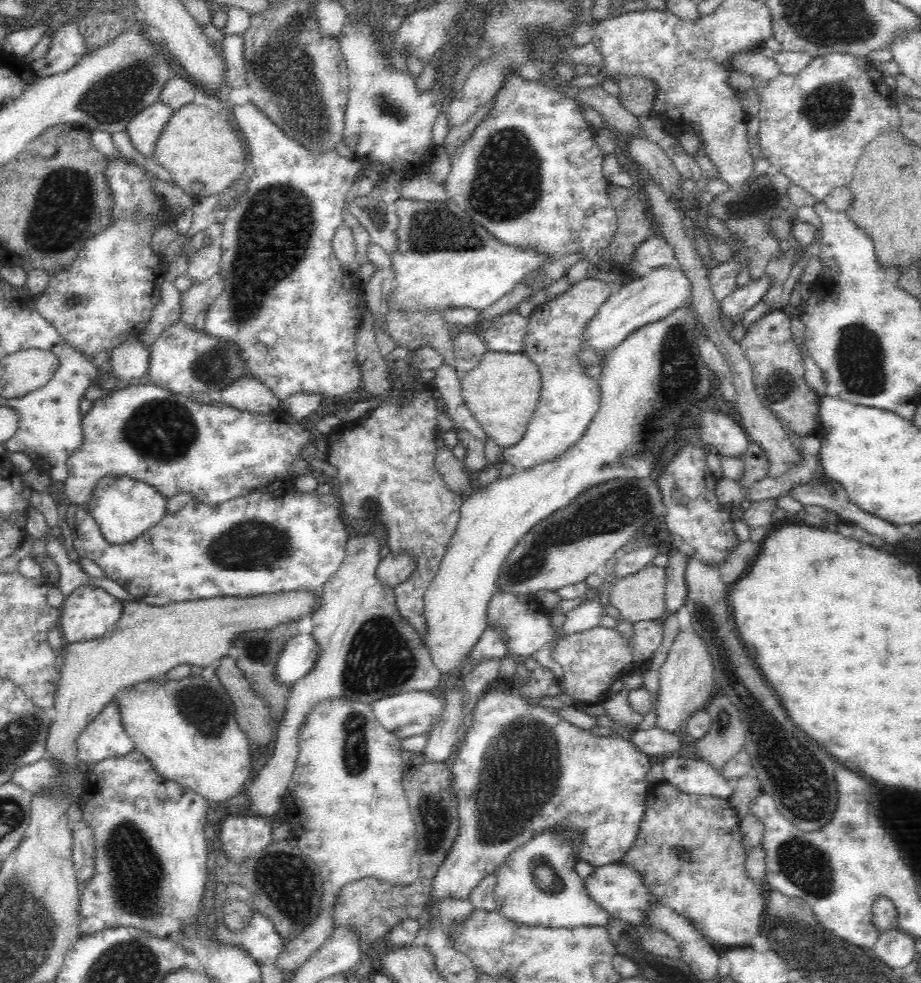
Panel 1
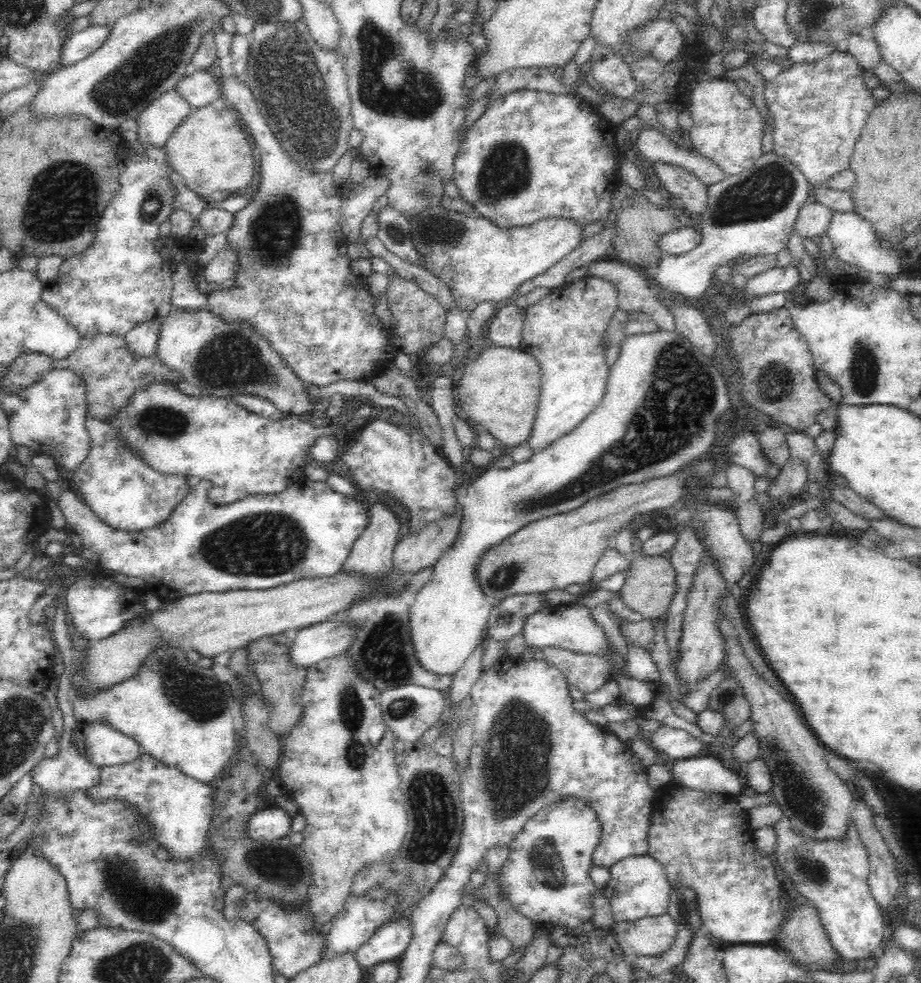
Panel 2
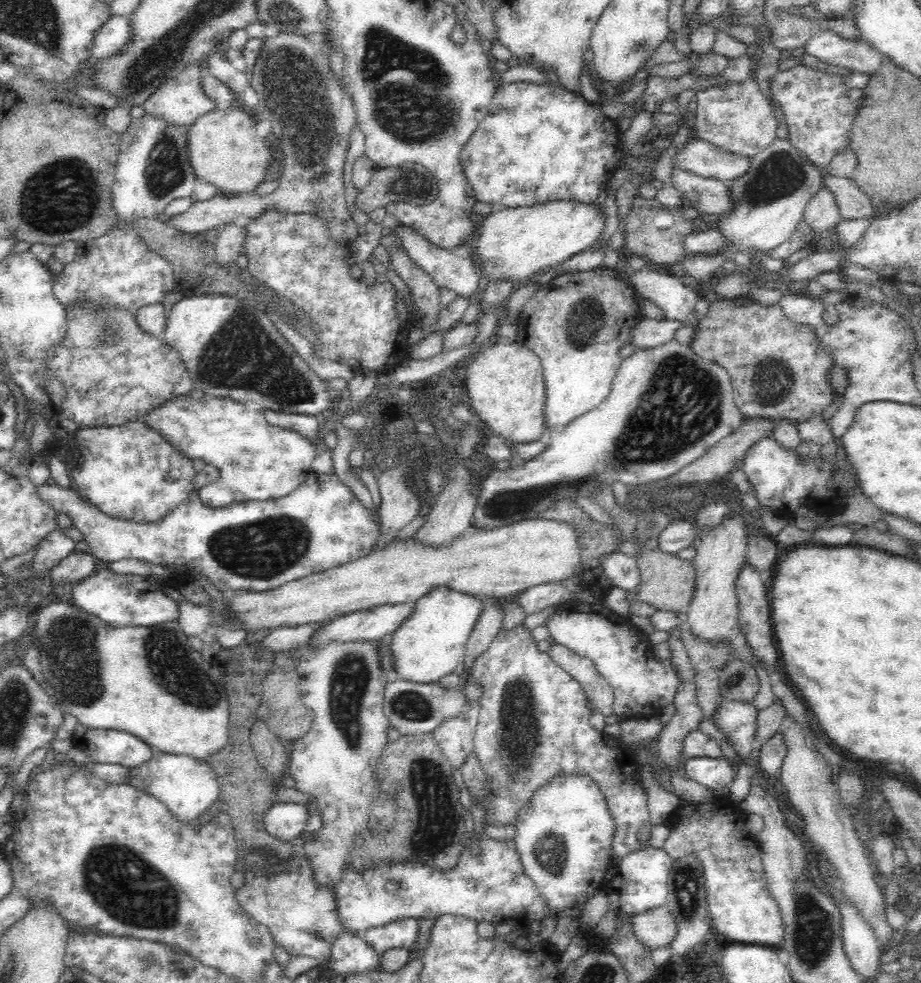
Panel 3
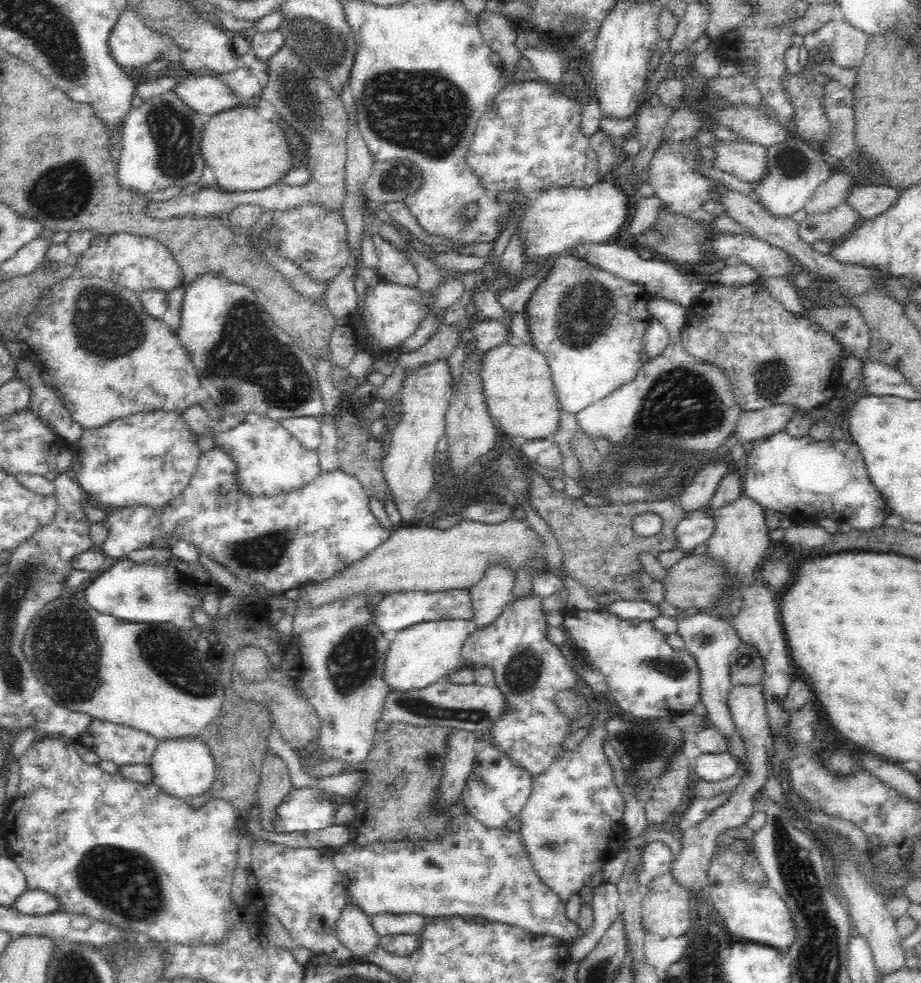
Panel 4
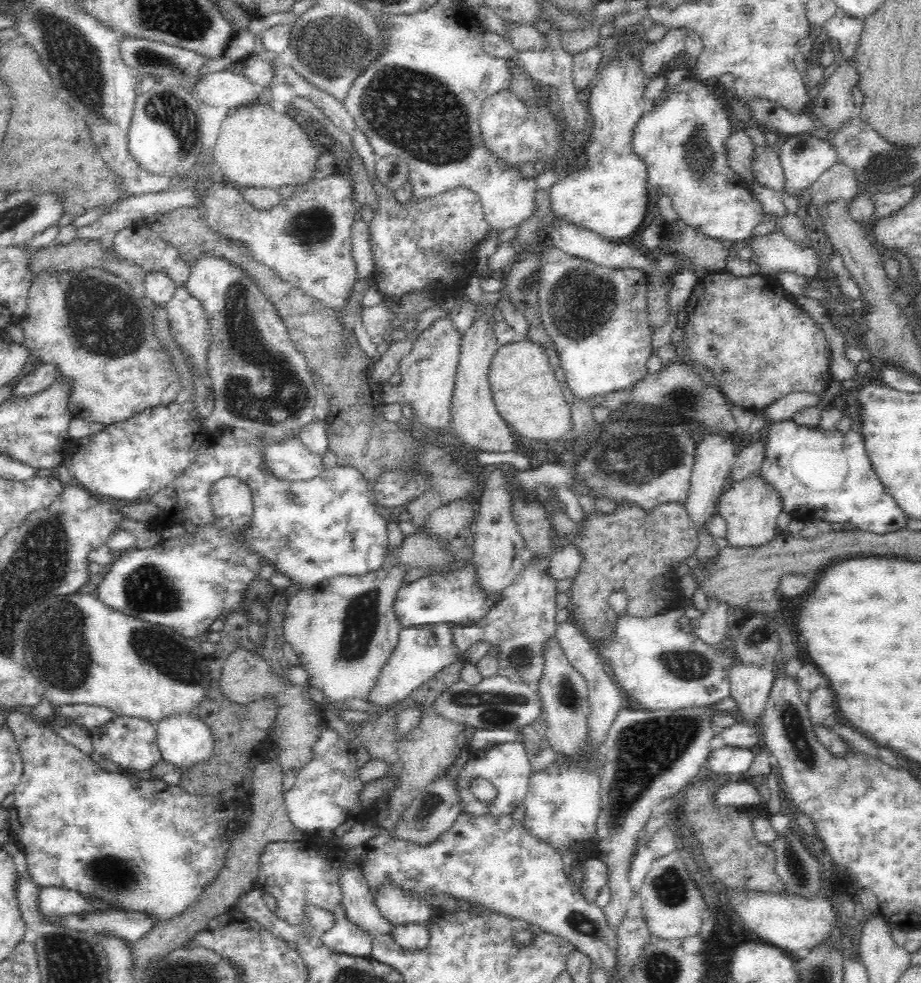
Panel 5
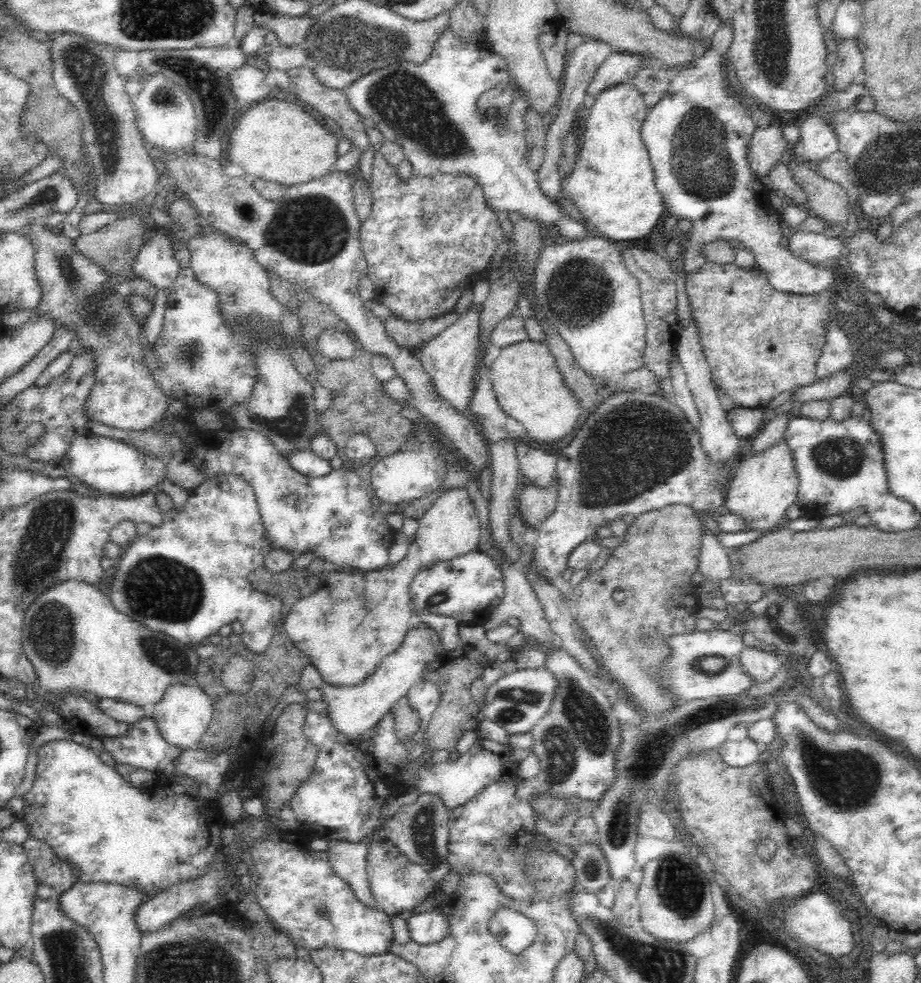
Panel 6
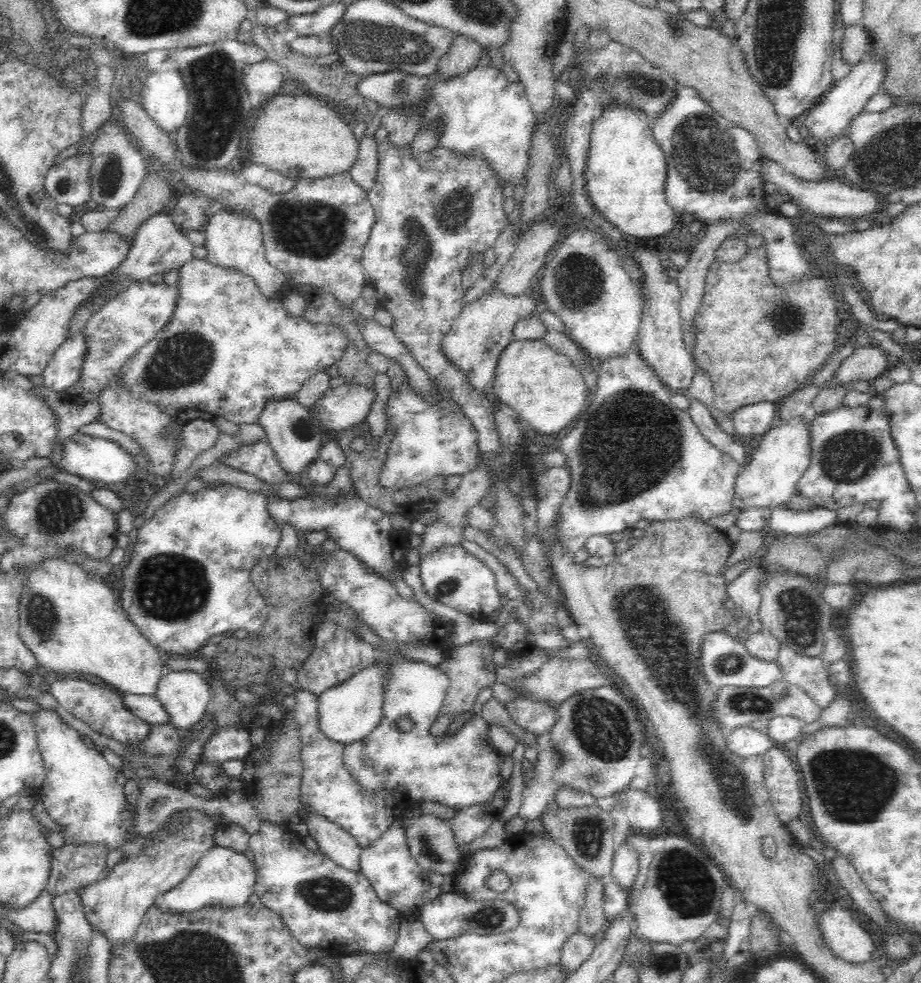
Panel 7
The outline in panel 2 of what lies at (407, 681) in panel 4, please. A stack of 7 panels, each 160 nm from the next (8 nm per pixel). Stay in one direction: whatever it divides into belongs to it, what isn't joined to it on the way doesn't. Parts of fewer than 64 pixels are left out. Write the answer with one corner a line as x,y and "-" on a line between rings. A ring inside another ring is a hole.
658,330
656,334
638,334
636,336
626,337
621,343
618,359
614,365
611,366
606,390
602,400
581,423
578,423
578,426
569,430
564,436
559,436
547,447
544,447
539,451
537,450
534,453
534,456
530,456
525,462
518,464
514,463
510,468
497,468
491,466
471,484
458,484
455,496
457,497
457,501
463,507
462,515
464,515
462,524
460,524
460,532
458,532
454,544
452,544
448,550
444,550
444,554
442,554
440,560
437,560
436,564
432,567
430,581
426,582
421,590
415,594
414,603
409,606
408,609
408,626
411,643
414,649
415,659
418,661
420,668
442,678
445,675
453,675
464,664
469,652
472,652
472,649
478,644
478,641
485,635
489,614
493,609
493,606
490,603
490,599
485,596
480,588
478,588
475,576
473,575
475,562
477,561
478,555
483,550
490,548
493,544
510,536
513,532
516,532
519,528
522,528
525,524
528,524
533,520
581,508
586,502
601,496
601,494
604,494
605,492
613,491
614,488
668,476
668,474
678,472
684,464
688,465
693,461
696,461
696,458
700,458
702,454
710,452
712,446
714,446
714,442
716,442
716,436
718,436
718,424
720,424
720,418
726,416
726,414
732,410
725,377
725,374
711,364
708,357
706,357
700,350
697,350
689,340
686,340
675,330
672,332

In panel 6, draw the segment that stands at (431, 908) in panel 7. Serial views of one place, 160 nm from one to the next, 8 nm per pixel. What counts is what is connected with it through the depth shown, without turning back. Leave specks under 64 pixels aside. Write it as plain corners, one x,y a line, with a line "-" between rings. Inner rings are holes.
443,901
437,902
433,909
419,912
408,918
408,930
412,940
420,944
432,944
450,934
450,919
442,911
-
499,906
487,918
487,929
490,934
499,938
500,944
510,949
513,953
522,952
533,941
536,927
531,918
510,906

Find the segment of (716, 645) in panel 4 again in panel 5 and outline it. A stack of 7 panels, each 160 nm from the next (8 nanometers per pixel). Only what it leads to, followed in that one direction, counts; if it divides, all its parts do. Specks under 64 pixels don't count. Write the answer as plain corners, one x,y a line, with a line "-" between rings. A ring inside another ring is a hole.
708,595
706,610
700,618
690,620
692,631
708,643
721,643
728,638
728,602
718,595

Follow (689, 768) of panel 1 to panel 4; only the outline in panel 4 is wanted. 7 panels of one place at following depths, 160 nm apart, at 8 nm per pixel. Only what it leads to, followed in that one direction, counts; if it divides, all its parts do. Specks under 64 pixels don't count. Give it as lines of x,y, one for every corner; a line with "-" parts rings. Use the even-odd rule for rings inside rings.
727,751
714,754
702,753
697,758
695,768
691,770
695,772
698,779
718,782
734,776
742,768
741,762

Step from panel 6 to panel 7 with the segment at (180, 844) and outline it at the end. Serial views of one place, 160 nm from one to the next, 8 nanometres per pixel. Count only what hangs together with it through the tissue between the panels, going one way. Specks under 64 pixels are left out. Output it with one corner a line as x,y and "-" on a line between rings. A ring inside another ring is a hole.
36,705
35,711
30,712
29,716
31,723
34,724
37,745
46,766
46,782
42,784
42,788
35,792
41,796
38,806
45,810
54,822
63,826
61,833
64,834
66,843
106,843
110,848
124,843
124,855
127,855
138,852
148,841
162,836
164,829
160,828
148,839
136,839
127,842
124,832
134,822
134,807
126,801
125,792
127,790
116,782
115,772
102,754
88,747
82,740
82,736
74,728
70,728
70,724
56,710

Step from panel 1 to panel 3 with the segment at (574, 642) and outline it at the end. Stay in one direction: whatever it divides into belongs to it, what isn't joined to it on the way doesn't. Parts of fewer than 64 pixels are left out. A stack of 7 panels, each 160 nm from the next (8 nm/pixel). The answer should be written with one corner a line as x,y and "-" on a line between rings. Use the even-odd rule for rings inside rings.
556,642
551,643
548,654
580,682
582,689
602,715
607,717
613,712
613,689
606,678
599,673
592,660

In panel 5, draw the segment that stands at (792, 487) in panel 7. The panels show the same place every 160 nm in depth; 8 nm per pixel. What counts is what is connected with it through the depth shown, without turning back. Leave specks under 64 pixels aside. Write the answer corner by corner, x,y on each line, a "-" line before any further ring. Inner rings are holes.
758,470
742,480
729,482
720,496
718,512
728,521
726,539
732,546
760,546
772,540
777,533
778,514
784,511
783,494
774,485
766,481

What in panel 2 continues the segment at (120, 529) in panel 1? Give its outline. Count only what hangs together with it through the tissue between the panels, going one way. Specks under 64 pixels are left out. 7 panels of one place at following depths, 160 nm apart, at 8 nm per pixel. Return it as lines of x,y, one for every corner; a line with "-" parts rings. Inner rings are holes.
86,416
85,427
90,448
82,464
73,470
72,482
102,522
128,531
154,528
164,522
190,493
186,475
165,473
152,467
114,423

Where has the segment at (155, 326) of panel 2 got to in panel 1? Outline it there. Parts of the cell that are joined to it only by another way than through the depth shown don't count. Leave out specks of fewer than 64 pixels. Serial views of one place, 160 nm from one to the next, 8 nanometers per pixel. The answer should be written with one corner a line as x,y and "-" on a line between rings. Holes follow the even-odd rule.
130,335
122,344
111,352
112,368
118,375
118,380
130,382
140,379
148,373
150,366
151,346
143,342
139,336

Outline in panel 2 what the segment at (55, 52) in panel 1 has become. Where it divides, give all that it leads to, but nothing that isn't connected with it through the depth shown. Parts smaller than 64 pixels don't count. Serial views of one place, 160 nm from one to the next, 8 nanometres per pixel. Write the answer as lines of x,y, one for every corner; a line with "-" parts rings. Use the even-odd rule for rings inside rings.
91,24
83,30
74,32
74,35
66,40
64,50
62,50
62,66
84,60
95,50
98,50
112,34
112,28
113,24
106,24
106,26

